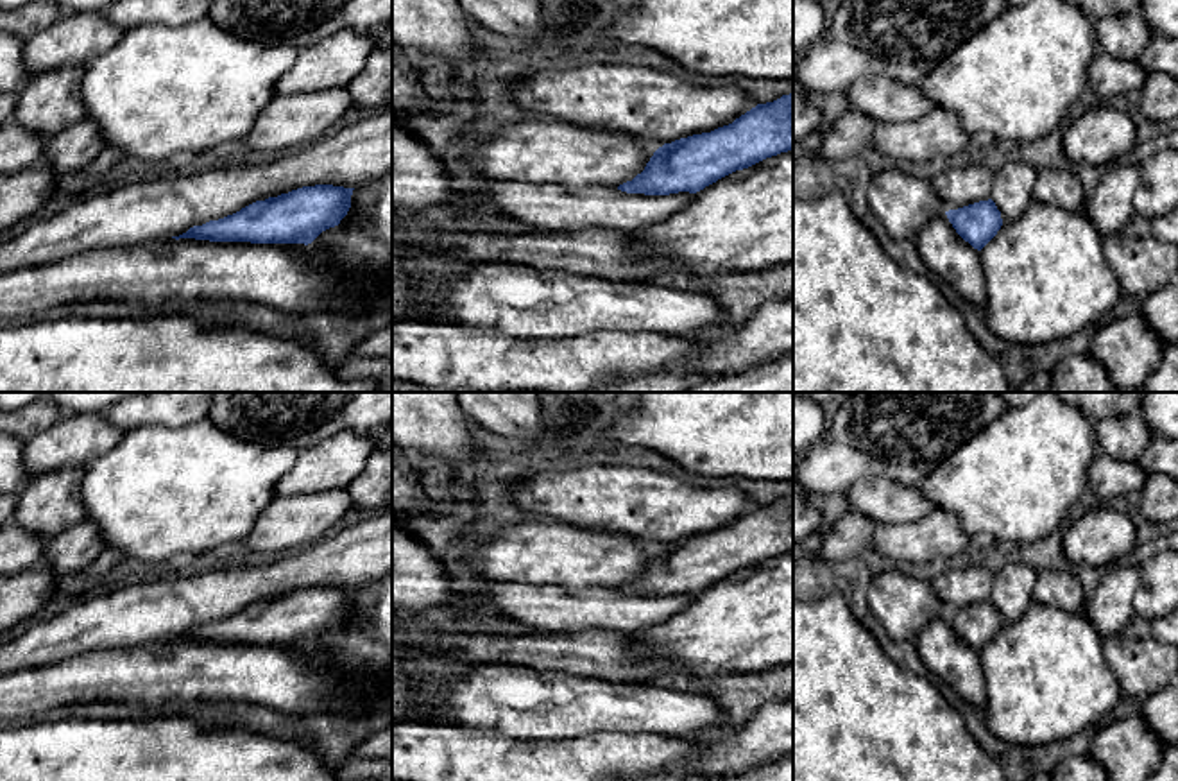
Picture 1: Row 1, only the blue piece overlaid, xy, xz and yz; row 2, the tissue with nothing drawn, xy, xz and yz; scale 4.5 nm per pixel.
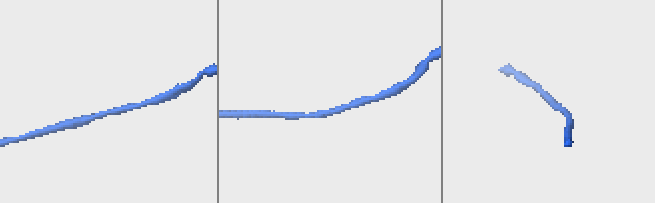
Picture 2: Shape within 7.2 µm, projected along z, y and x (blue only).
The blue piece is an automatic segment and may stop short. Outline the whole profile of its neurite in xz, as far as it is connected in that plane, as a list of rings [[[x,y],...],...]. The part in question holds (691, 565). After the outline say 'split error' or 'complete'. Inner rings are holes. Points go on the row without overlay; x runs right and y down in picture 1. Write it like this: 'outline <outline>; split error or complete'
outline [[[793,494],[766,505],[757,505],[732,525],[711,534],[693,536],[659,548],[644,571],[632,582],[618,588],[627,595],[670,596],[679,593],[696,595],[718,580],[748,570],[766,559],[793,550]]]; complete

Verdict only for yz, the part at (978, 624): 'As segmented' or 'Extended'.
As segmented

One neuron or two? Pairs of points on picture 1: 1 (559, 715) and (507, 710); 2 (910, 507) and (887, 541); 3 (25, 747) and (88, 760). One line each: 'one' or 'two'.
1: one
2: two
3: one

